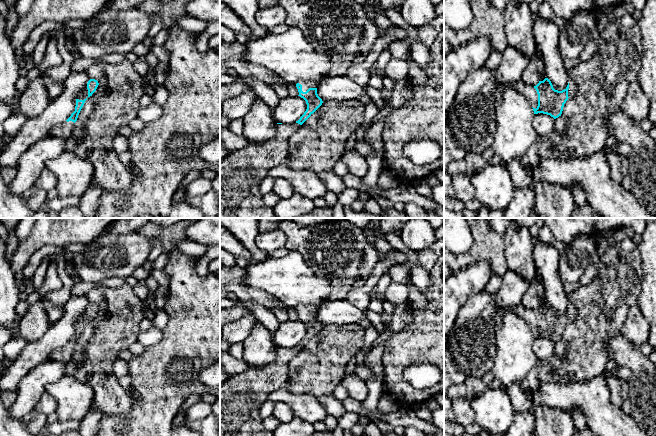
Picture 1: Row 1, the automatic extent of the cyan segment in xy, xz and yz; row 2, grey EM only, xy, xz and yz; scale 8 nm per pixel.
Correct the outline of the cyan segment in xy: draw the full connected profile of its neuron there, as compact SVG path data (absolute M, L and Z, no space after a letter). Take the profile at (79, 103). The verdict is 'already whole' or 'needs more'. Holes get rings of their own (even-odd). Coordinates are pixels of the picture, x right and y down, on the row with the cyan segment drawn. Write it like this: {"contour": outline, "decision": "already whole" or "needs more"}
{"contour": "M90 79L88 81L87 86L83 89L81 95L76 99L75 111L65 122L53 127L49 135L58 136L62 138L68 138L71 135L74 129L75 122L77 121L78 115L85 101L88 97L92 96L92 94L96 91L98 85L99 83L95 79Z", "decision": "needs more"}

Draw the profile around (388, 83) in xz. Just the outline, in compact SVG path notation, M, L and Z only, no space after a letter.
M385 76L383 78L383 90L381 93L384 101L384 106L381 110L378 111L377 115L372 121L372 124L384 119L390 113L390 101L395 87L395 82L396 80L390 77Z

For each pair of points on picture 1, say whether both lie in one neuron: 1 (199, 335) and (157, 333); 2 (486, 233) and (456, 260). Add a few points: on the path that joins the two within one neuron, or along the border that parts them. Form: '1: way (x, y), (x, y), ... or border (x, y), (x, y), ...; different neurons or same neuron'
1: border (162, 329), (162, 338), (146, 347); different neurons
2: way (484, 242), (465, 260); same neuron

